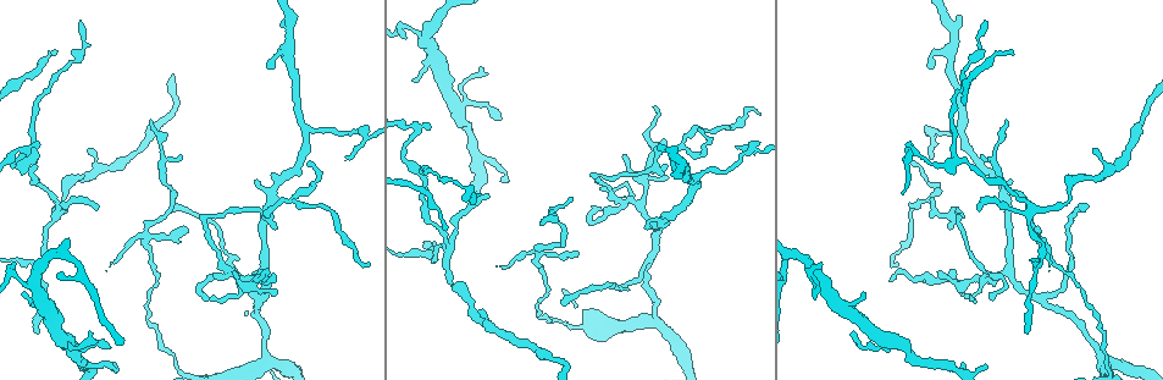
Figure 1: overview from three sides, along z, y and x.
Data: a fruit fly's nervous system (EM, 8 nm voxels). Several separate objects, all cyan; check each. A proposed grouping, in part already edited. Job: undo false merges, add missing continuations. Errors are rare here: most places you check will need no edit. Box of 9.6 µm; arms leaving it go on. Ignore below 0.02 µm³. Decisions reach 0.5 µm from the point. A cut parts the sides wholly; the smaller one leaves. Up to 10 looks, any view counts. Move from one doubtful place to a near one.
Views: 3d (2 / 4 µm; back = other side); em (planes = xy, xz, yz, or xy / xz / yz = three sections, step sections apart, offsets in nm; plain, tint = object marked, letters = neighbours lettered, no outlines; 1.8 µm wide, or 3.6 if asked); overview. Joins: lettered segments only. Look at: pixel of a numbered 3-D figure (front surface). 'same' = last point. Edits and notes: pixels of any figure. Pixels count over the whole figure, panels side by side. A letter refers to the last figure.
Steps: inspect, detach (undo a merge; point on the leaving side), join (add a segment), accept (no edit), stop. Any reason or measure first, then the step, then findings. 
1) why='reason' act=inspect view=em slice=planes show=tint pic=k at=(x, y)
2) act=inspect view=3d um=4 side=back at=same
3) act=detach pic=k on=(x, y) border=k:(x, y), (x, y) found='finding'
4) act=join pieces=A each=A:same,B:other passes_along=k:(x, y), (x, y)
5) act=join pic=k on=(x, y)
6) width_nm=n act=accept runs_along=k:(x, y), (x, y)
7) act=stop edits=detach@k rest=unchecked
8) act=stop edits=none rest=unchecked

why='tapers out' act=inspect view=em slice=planes show=letters pic=1 at=(564, 302)

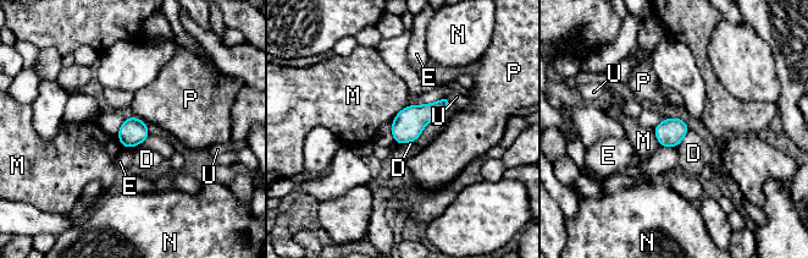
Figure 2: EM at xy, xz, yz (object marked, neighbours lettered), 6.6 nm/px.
act=accept each=D:other,E:other,M:other,N:other,P:other,U:other border=2:(688, 130), (676, 147) found='none of them fits'

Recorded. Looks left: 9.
why='arms part here' act=inspect view=3d um=2 pic=1 at=(1038, 266)

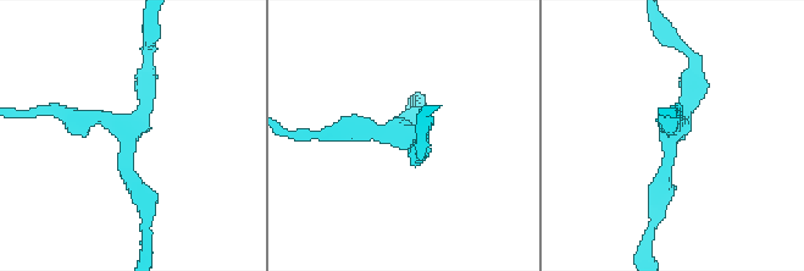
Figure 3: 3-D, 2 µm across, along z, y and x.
act=inspect view=em slice=xy step=16 show=tint pic=3 at=(126, 131)

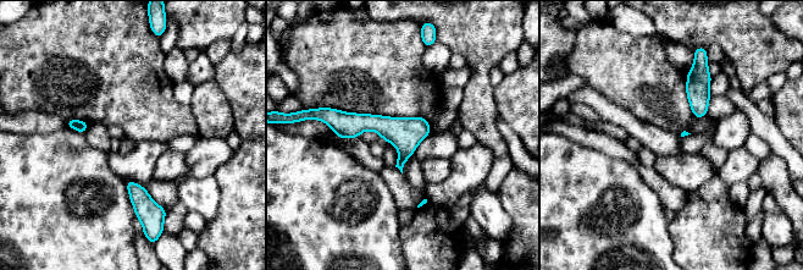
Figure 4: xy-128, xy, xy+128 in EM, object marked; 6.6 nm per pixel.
why='cut it another way' act=inspect view=em slice=planes show=letters at=same

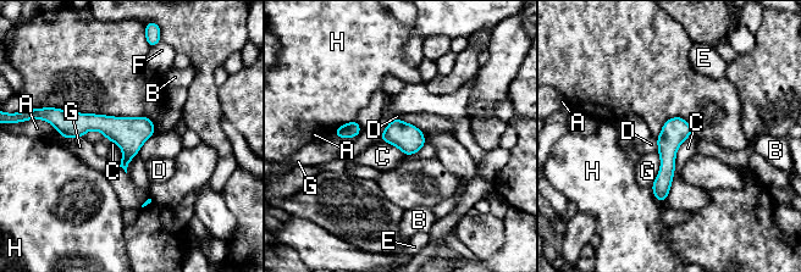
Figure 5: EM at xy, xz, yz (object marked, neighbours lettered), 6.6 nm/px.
act=accept each=A:other,B:other,C:other,D:other,E:other,F:other,G:other,H:other found='all the same neuron'

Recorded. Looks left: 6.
why='tapers out' act=inspect view=3d um=4 pic=1 at=(110, 347)

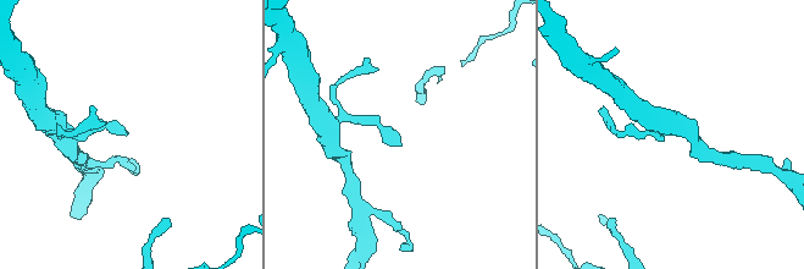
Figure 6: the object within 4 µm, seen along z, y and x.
why='need the tissue' act=inspect view=em slice=planes show=letters pic=6 at=(399, 142)

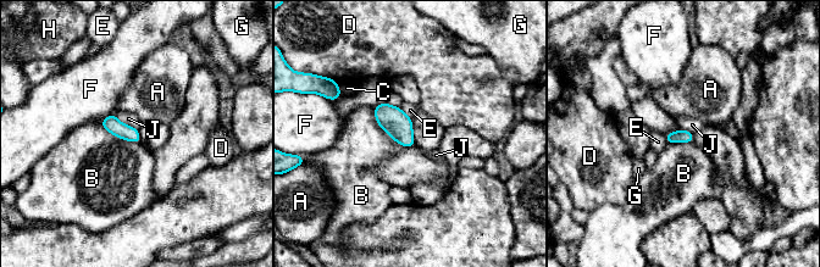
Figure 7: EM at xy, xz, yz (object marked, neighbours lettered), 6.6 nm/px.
width_nm=90 act=accept each=A:other,B:other,C:other,D:other,E:other,F:other,G:other,H:other,J:other border=7:(374, 106), (376, 122), (404, 148) found='none of them fits'

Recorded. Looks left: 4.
why='sharp bend' act=inspect view=3d um=2 pic=1 at=(913, 147)

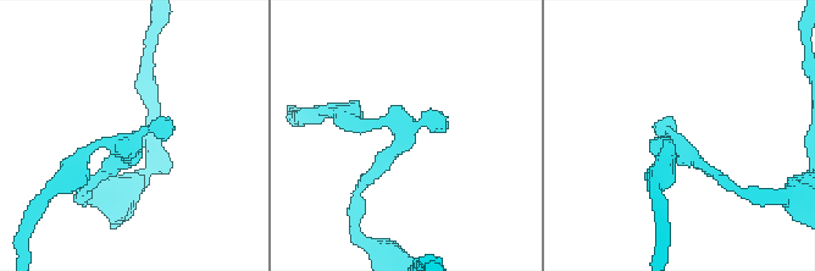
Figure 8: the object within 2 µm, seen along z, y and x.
why='need the tissue' act=inspect view=em slice=xz step=16 show=tint pic=8 at=(674, 147)

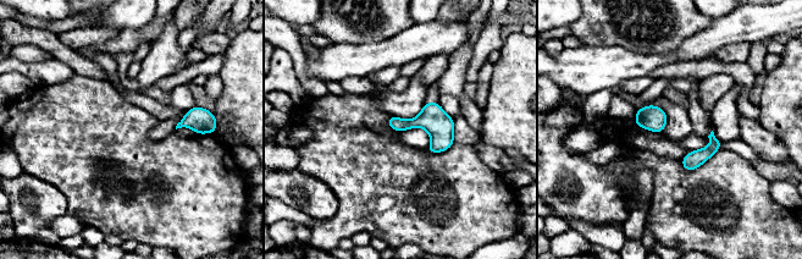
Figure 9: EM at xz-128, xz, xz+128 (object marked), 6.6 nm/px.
act=inspect view=em slice=yz step=8 show=letters at=same

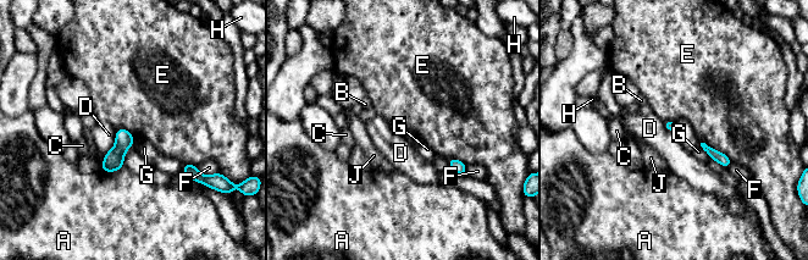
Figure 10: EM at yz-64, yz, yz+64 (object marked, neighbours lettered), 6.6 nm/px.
act=accept each=A:other,B:other,C:other,D:other,E:other,F:other,G:other,H:other,J:other border=10:(699, 143), (724, 153), (732, 161) found='all the same neuron'

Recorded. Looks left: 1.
act=stop edits=none rest=unchecked

